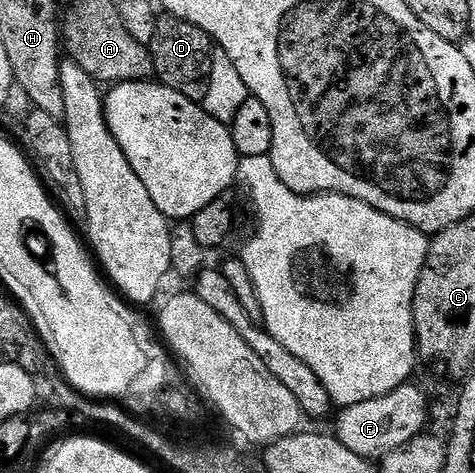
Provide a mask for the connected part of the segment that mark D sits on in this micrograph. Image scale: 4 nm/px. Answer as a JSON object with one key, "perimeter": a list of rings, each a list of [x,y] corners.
{"perimeter":[[[162,16],[158,19],[156,36],[152,36],[149,47],[157,81],[188,96],[188,100],[202,103],[204,96],[208,96],[208,80],[212,80],[212,60],[216,49],[214,39],[196,28],[196,24],[188,24],[188,20]]]}

